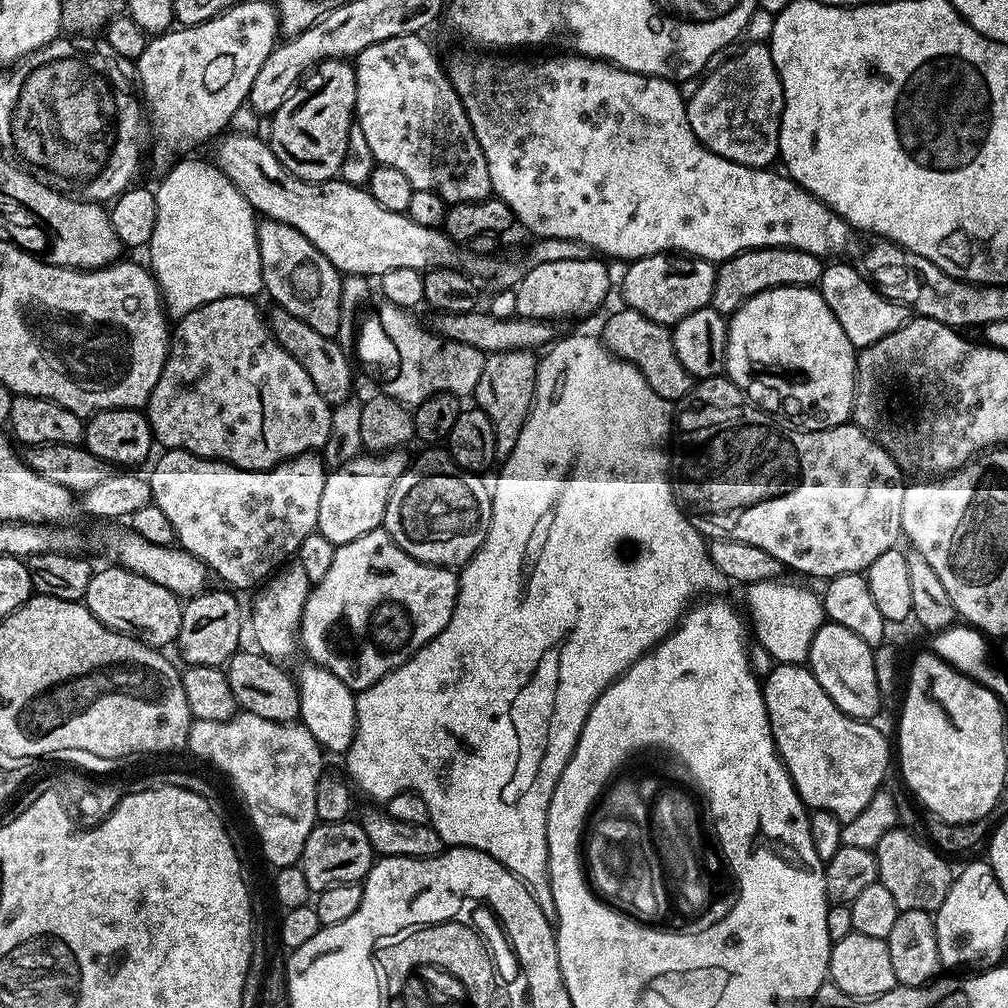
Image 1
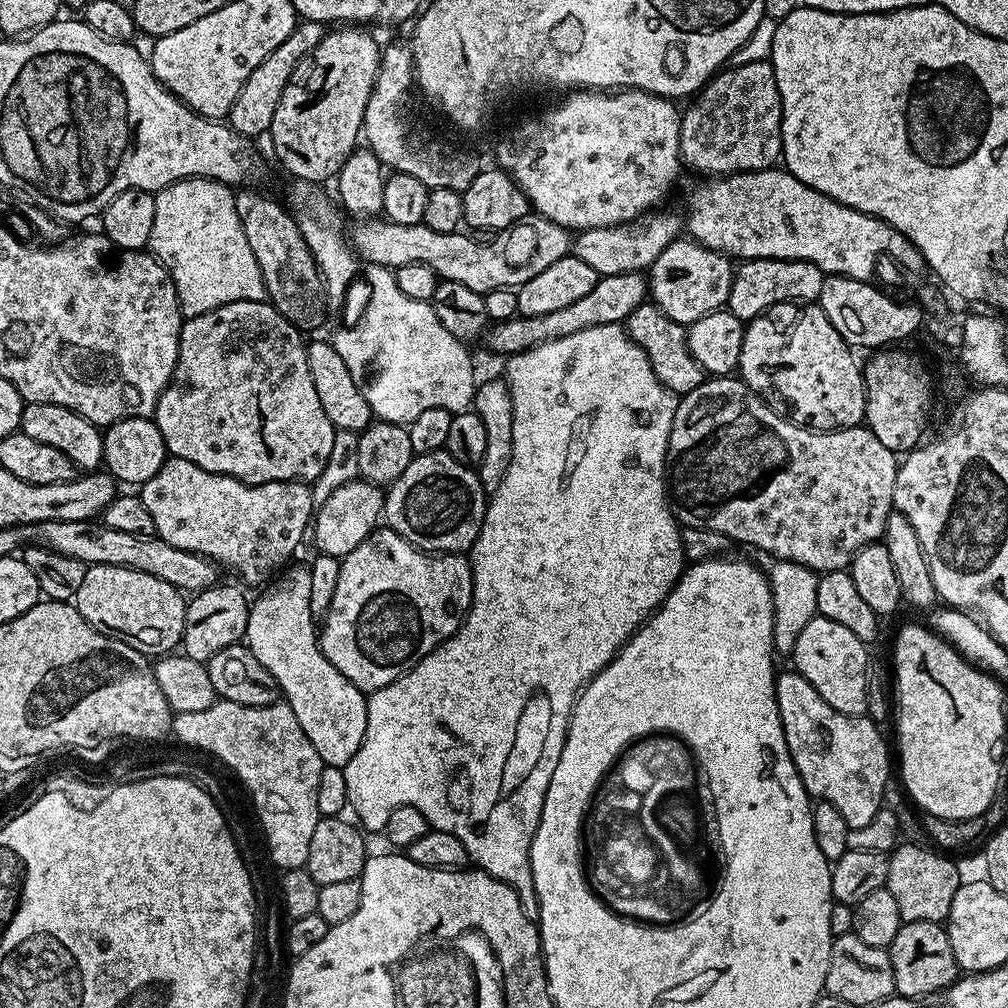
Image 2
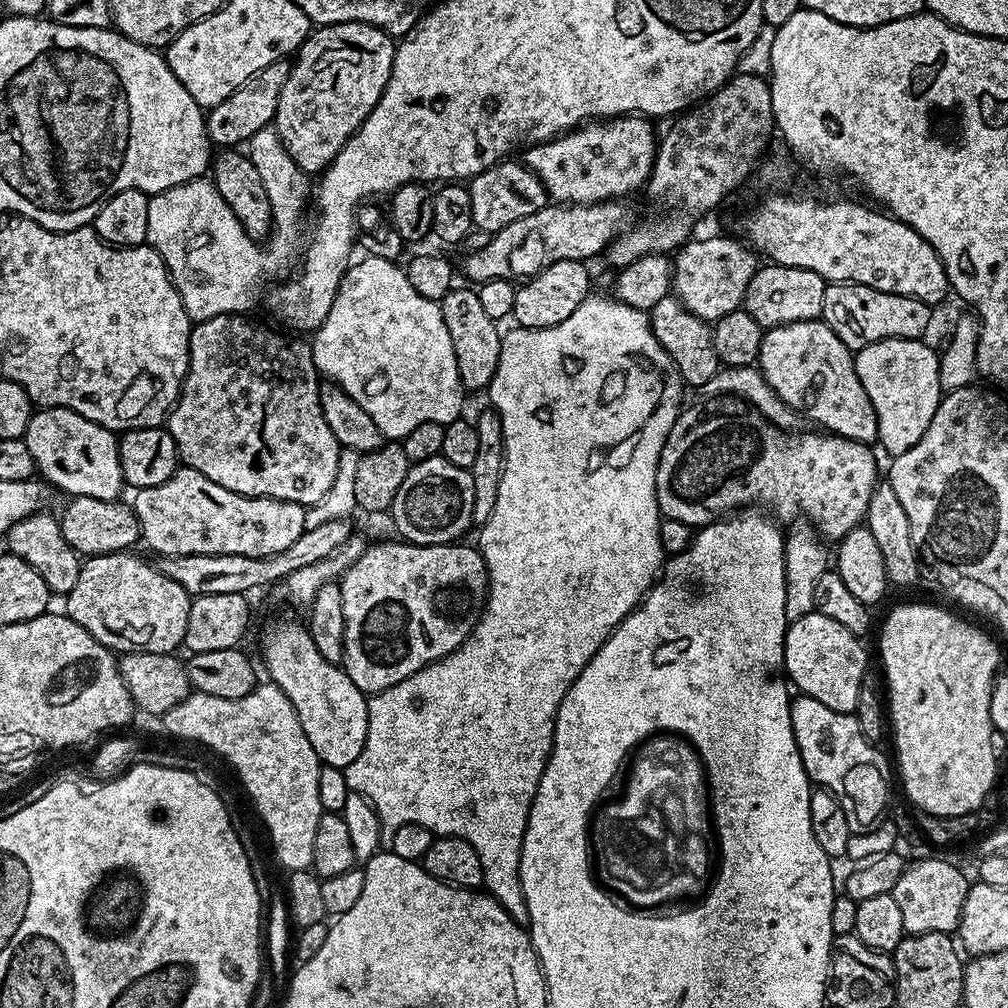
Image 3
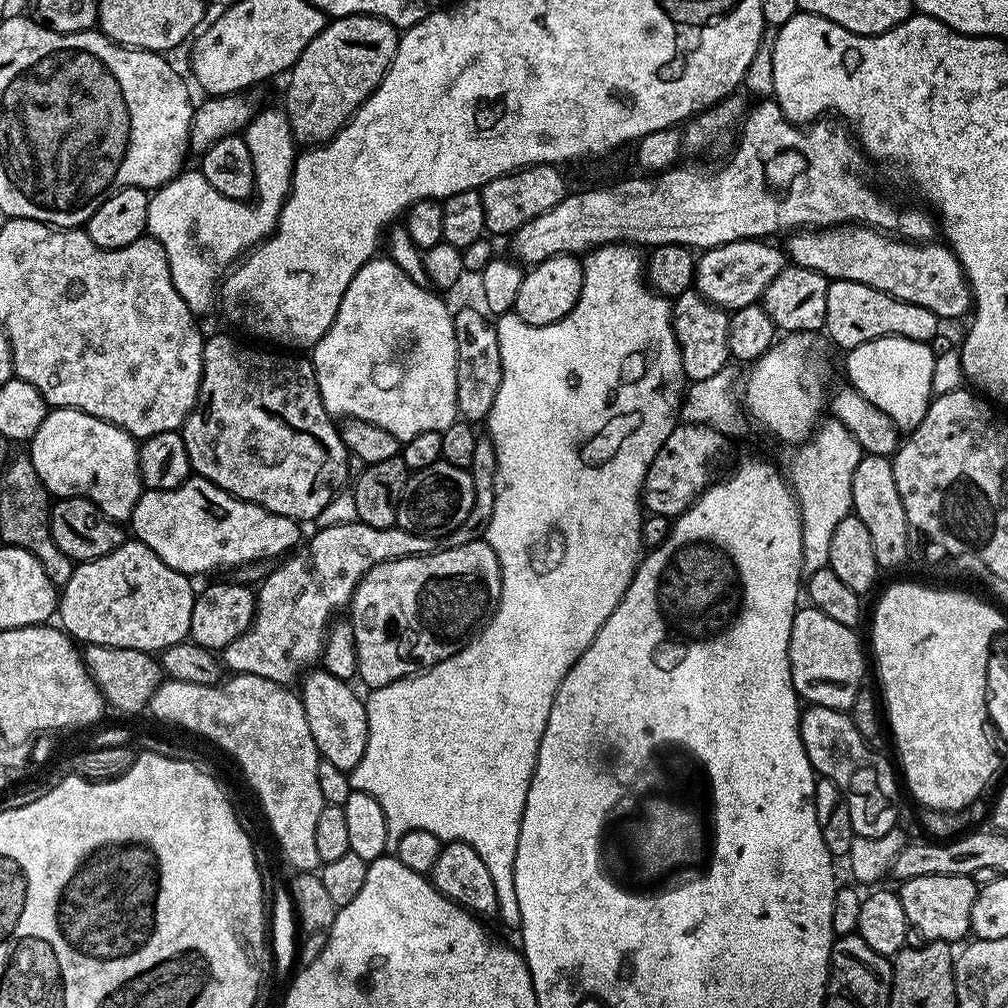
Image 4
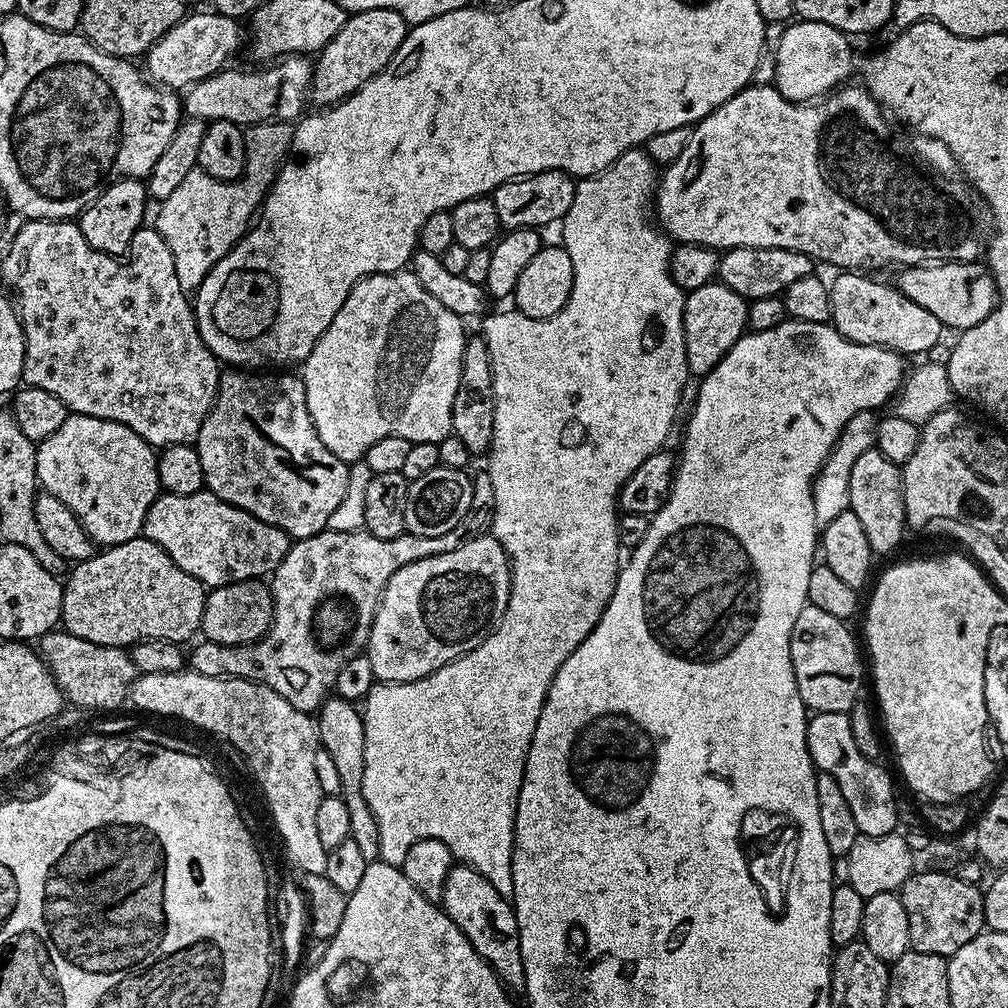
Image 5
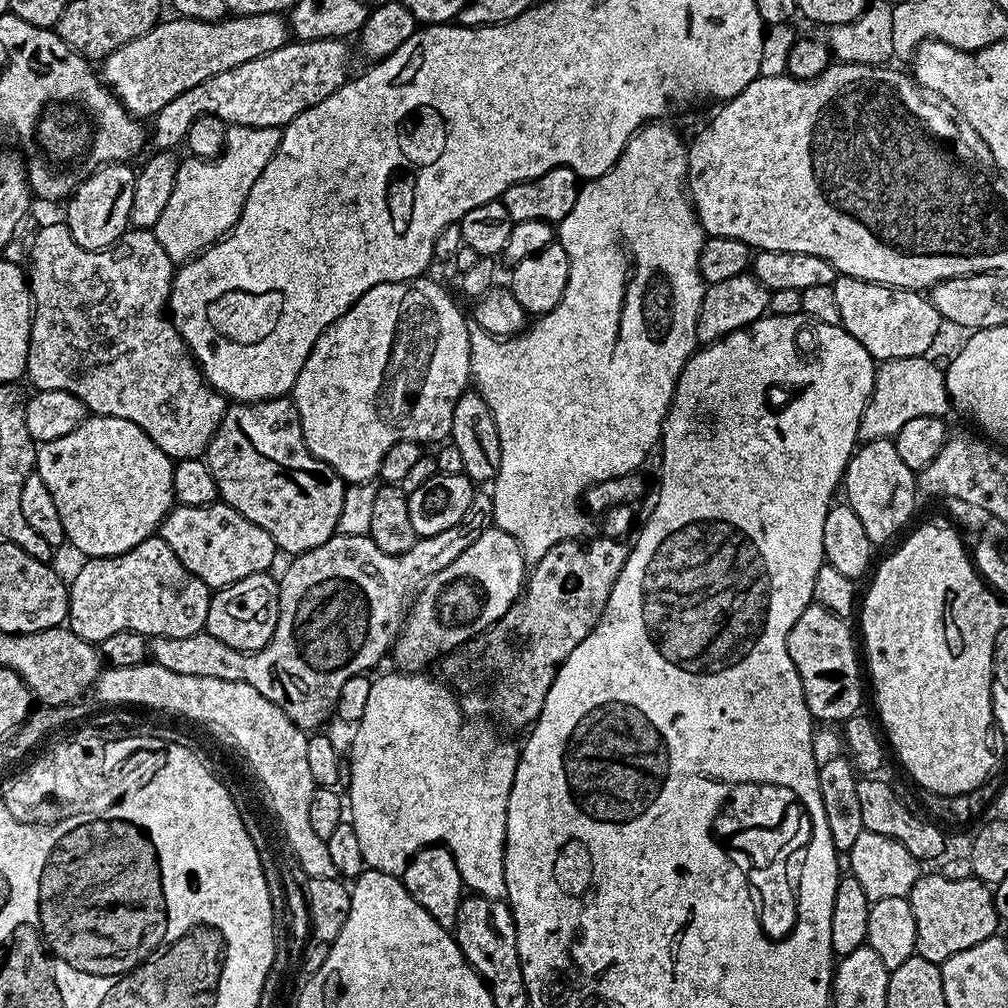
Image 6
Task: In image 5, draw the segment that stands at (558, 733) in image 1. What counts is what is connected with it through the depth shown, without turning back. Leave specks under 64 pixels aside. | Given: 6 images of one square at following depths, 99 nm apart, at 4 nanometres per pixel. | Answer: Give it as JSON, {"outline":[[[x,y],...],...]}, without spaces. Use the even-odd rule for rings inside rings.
{"outline":[[[643,147],[630,148],[616,159],[615,164],[613,164],[608,171],[601,172],[599,176],[589,176],[587,178],[576,180],[574,202],[570,206],[568,213],[564,215],[562,221],[562,227],[564,227],[562,247],[564,247],[570,254],[570,262],[574,262],[574,286],[570,290],[570,298],[566,302],[566,306],[562,306],[562,310],[558,310],[558,314],[554,314],[550,318],[542,318],[541,320],[531,320],[529,316],[521,315],[517,315],[515,317],[516,320],[504,320],[504,316],[500,312],[494,313],[493,316],[491,316],[491,314],[485,315],[482,320],[482,323],[484,323],[482,335],[486,342],[486,346],[490,350],[490,362],[492,363],[492,373],[494,374],[492,396],[496,400],[496,405],[494,406],[494,438],[492,439],[490,455],[487,457],[487,460],[489,459],[488,464],[486,464],[486,470],[494,482],[494,506],[492,507],[490,532],[502,546],[502,550],[506,550],[506,554],[512,565],[512,589],[510,590],[510,598],[508,599],[508,605],[502,614],[502,618],[496,624],[495,628],[489,632],[487,638],[474,650],[470,650],[466,654],[454,658],[446,666],[442,666],[438,670],[434,670],[422,678],[411,680],[405,684],[377,682],[373,684],[370,691],[368,691],[367,696],[365,696],[362,701],[362,715],[365,730],[365,773],[362,776],[361,792],[364,795],[366,804],[370,808],[371,814],[377,820],[378,850],[380,851],[379,859],[384,860],[388,864],[395,864],[397,866],[403,865],[404,859],[406,858],[406,850],[410,850],[410,846],[414,846],[414,842],[418,842],[422,838],[438,838],[442,842],[446,842],[446,846],[452,851],[453,857],[455,857],[459,863],[468,864],[474,870],[478,870],[478,874],[490,878],[490,883],[494,886],[494,890],[498,890],[498,894],[502,894],[502,898],[506,898],[507,900],[512,899],[512,891],[514,890],[514,878],[512,877],[512,843],[516,837],[516,807],[518,806],[518,798],[520,797],[520,791],[522,790],[522,782],[524,781],[524,767],[526,766],[528,751],[530,750],[530,742],[534,738],[534,730],[538,726],[538,718],[542,714],[542,706],[546,702],[548,691],[552,685],[552,680],[558,674],[562,662],[566,662],[566,658],[570,658],[572,651],[574,651],[575,648],[592,633],[594,626],[600,620],[600,615],[604,613],[604,607],[608,604],[608,599],[612,597],[612,592],[616,589],[616,578],[622,567],[622,555],[620,556],[620,552],[622,553],[622,545],[620,543],[620,522],[618,519],[618,497],[620,491],[625,482],[630,478],[630,474],[634,474],[634,470],[638,470],[638,466],[642,466],[642,462],[646,462],[646,458],[650,458],[650,454],[661,451],[661,449],[667,445],[664,443],[667,442],[668,435],[672,432],[672,423],[676,420],[676,411],[679,410],[680,399],[684,396],[684,387],[687,386],[688,380],[690,381],[688,363],[686,362],[686,338],[684,337],[684,297],[686,293],[684,289],[678,286],[678,282],[674,282],[674,278],[670,274],[670,262],[672,261],[672,250],[674,247],[673,241],[669,239],[659,227],[657,227],[653,217],[650,215],[654,208],[654,189],[658,183],[658,168],[656,172],[655,166],[652,165],[651,158],[648,157],[644,151],[645,149]]]}

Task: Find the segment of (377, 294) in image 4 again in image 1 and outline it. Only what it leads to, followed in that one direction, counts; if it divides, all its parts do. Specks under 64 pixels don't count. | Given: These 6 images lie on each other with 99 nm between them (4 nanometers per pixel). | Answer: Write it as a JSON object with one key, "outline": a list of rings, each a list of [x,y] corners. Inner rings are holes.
{"outline":[[[396,320],[393,324],[391,322],[387,325],[388,334],[398,348],[398,354],[401,355],[401,372],[396,380],[387,385],[387,395],[395,396],[405,406],[415,406],[439,392],[450,392],[457,398],[464,398],[467,392],[468,395],[475,393],[478,378],[482,378],[482,366],[486,359],[485,353],[479,352],[474,346],[446,340],[427,327],[424,328],[420,328],[420,324],[416,320]]]}

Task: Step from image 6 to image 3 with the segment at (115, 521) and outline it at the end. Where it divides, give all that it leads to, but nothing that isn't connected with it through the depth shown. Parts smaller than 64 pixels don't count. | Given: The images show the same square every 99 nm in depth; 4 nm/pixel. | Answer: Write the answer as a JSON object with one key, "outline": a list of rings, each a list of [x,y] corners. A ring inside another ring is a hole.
{"outline":[[[41,408],[39,410],[33,411],[30,422],[26,426],[23,437],[24,447],[26,449],[27,455],[30,457],[31,463],[32,460],[36,463],[36,468],[41,477],[47,483],[51,484],[53,489],[59,490],[60,488],[64,492],[68,492],[69,497],[74,496],[85,496],[86,498],[98,498],[99,500],[114,500],[121,495],[120,491],[125,491],[126,485],[124,482],[124,475],[122,474],[122,462],[120,461],[120,442],[117,436],[117,433],[111,432],[109,428],[103,428],[101,424],[95,424],[90,422],[86,418],[82,418],[82,414],[78,414],[74,410],[69,408]]]}

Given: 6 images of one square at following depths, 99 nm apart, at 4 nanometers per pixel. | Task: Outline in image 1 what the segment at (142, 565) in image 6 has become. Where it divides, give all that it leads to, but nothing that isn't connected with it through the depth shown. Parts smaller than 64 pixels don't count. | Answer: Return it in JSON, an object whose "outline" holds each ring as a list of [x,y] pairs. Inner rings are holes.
{"outline":[[[107,566],[93,571],[90,586],[86,586],[83,603],[110,630],[121,632],[141,640],[144,644],[157,650],[163,644],[172,644],[182,626],[181,597],[175,596],[166,586],[158,586],[158,582],[150,582],[150,578],[142,578],[137,572],[131,572],[119,566]]]}

